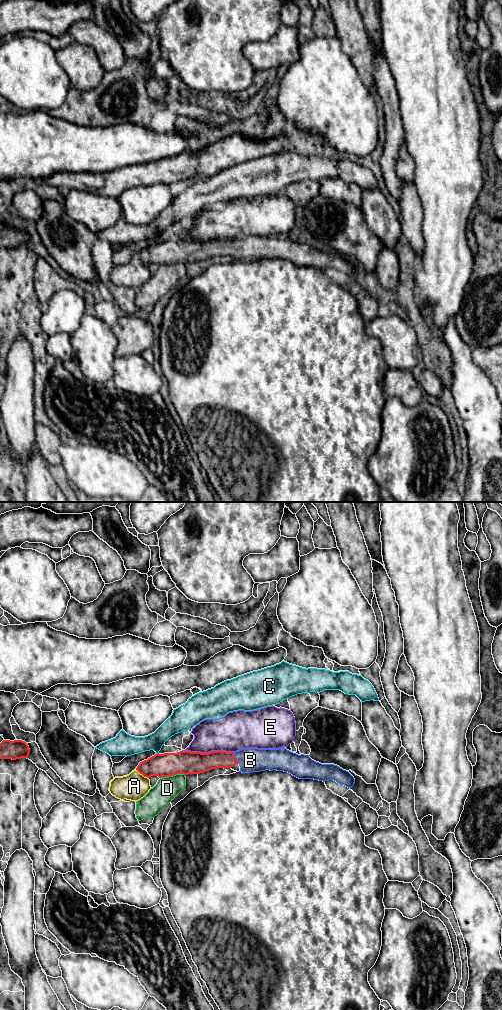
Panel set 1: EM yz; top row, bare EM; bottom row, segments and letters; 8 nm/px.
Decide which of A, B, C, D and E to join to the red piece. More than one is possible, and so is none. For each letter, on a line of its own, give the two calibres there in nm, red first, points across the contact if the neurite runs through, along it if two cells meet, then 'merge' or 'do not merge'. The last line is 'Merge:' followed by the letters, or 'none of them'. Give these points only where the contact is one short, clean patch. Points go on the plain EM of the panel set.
A: calibres 190 and 220 nm; border yz (136, 257), (148, 266); do not merge
B: calibres 140 and 190 nm; way yz (215, 247), (235, 246), (247, 246), (250, 248); merge
C: calibres 190 and 170 nm; do not merge
D: calibres 190 and 190 nm; border yz (184, 262), (173, 262), (160, 266); do not merge
E: calibres 190 and 300 nm; do not merge
Merge: B

